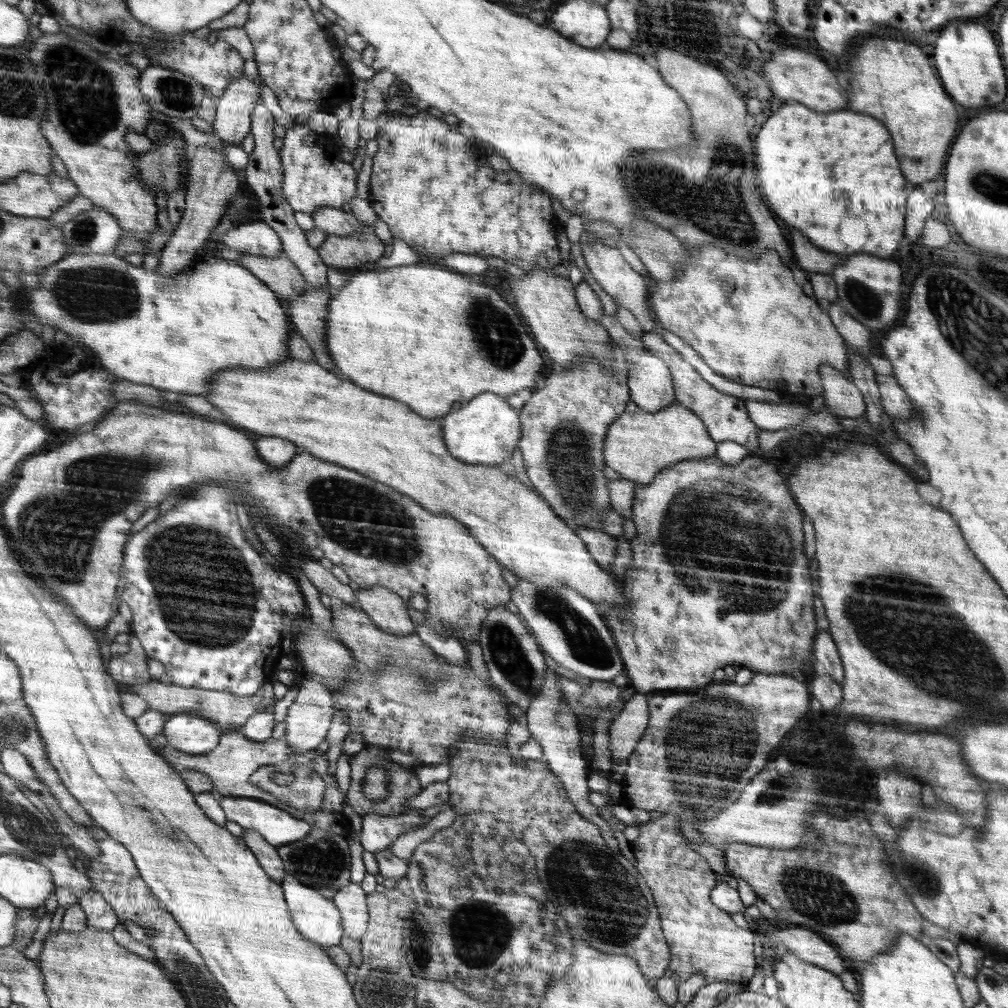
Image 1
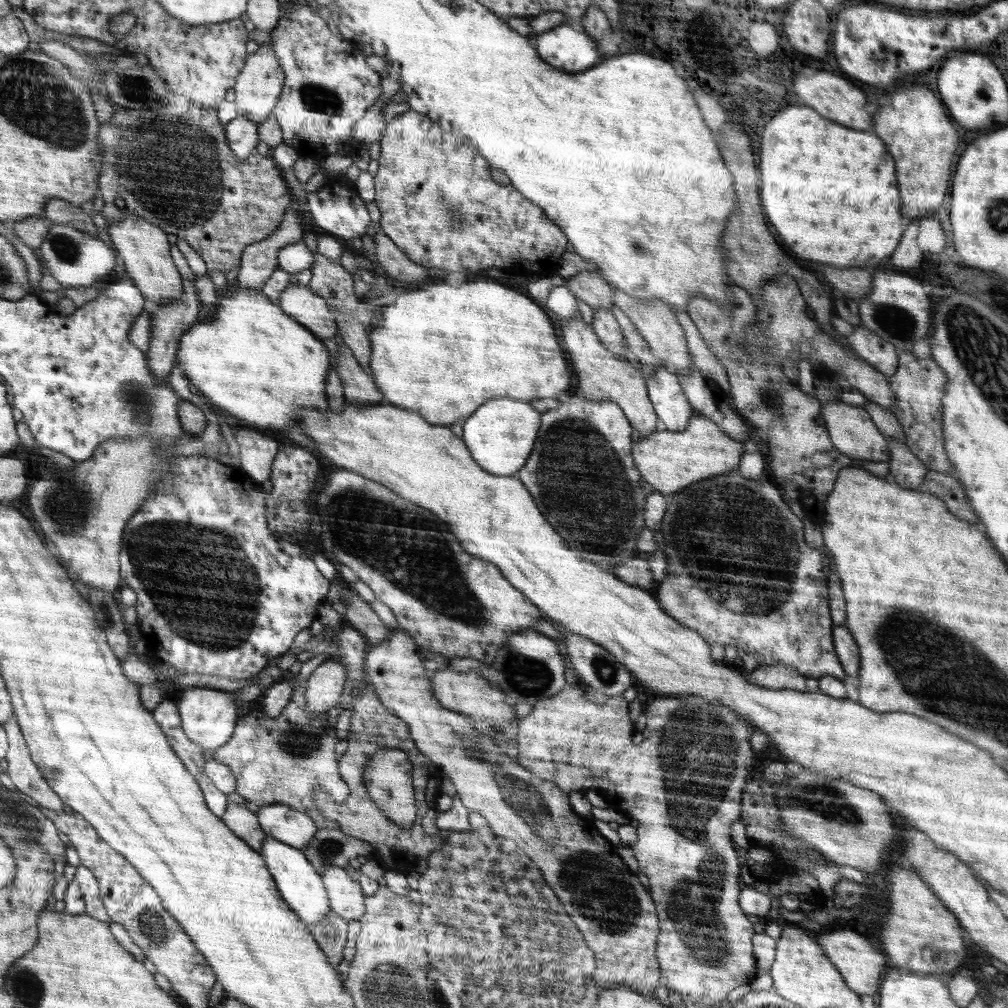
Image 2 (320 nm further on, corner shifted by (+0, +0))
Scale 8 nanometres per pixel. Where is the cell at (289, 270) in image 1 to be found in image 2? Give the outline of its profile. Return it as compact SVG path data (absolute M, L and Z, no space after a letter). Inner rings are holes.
M291 281L279 301L284 313L300 321L300 324L307 325L321 339L329 339L338 334L338 324L327 301L307 286Z

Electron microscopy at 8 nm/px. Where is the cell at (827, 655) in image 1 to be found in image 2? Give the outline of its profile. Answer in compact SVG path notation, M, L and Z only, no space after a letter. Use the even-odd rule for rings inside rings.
M846 626L833 627L833 645L845 674L852 678L858 677L860 653L851 630Z

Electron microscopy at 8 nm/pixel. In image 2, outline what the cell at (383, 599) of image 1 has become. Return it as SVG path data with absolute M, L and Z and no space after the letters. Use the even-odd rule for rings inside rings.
M399 625L396 629L391 629L391 636L389 636L389 638L373 647L374 648L372 648L365 657L365 674L368 676L368 679L370 679L370 683L374 686L375 694L379 697L380 702L391 710L395 714L395 717L399 717L410 727L411 736L415 739L419 751L428 756L432 761L435 761L436 764L440 764L444 772L448 773L448 778L450 778L452 784L455 786L456 792L460 796L460 800L462 800L462 804L466 808L469 808L470 811L476 811L484 816L489 824L488 828L494 834L516 840L516 844L520 844L520 848L524 848L524 852L528 852L528 856L532 856L532 860L536 860L536 864L540 864L540 868L544 868L544 876L548 876L548 884L552 884L552 890L554 890L554 892L560 892L560 900L564 900L564 904L568 904L568 912L572 912L572 916L576 916L576 924L580 924L580 932L584 932L584 936L588 936L588 944L592 944L592 948L596 948L595 956L600 956L600 972L595 973L596 980L600 980L601 988L627 986L644 996L653 995L654 990L658 988L658 984L661 984L661 982L658 982L658 980L660 980L660 966L655 953L657 938L659 936L659 918L656 916L652 898L648 896L648 892L644 890L644 886L638 882L638 878L626 868L626 864L622 862L622 858L618 856L618 847L614 848L614 844L612 844L610 840L606 842L606 840L598 834L598 829L592 824L591 820L584 819L573 811L569 796L564 792L560 794L561 789L558 785L550 780L544 780L543 777L536 776L535 773L530 772L527 768L524 768L523 765L512 760L506 754L504 747L500 747L492 737L474 729L474 720L472 720L472 718L462 713L453 712L451 709L444 708L443 705L438 704L438 698L434 698L434 694L432 694L430 680L428 680L426 674L424 674L426 670L424 670L424 666L422 666L422 660L420 660L420 656L416 654L415 640L405 630L399 628ZM552 844L554 844L554 850L552 850ZM604 846L608 846L608 854L600 854L600 852L604 850ZM586 888L588 888L588 890L586 890ZM586 894L588 894L588 904L586 904Z

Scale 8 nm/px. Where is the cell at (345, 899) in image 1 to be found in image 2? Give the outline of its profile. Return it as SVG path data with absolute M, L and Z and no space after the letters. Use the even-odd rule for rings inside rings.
M327 866L322 872L331 907L346 920L359 919L365 913L365 896L360 883L339 866Z

